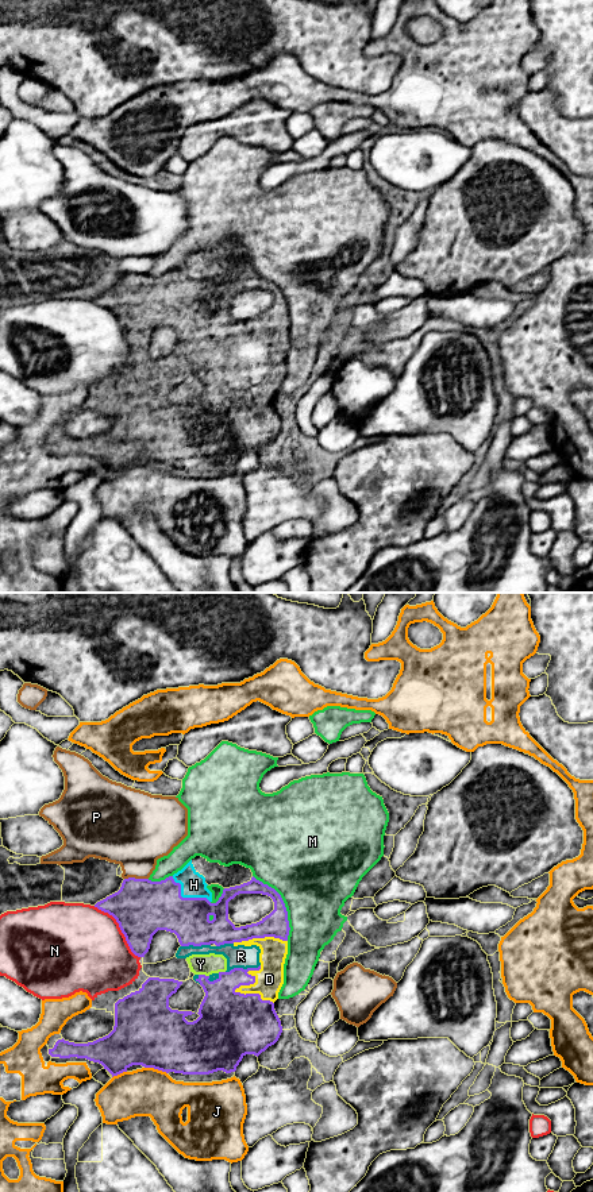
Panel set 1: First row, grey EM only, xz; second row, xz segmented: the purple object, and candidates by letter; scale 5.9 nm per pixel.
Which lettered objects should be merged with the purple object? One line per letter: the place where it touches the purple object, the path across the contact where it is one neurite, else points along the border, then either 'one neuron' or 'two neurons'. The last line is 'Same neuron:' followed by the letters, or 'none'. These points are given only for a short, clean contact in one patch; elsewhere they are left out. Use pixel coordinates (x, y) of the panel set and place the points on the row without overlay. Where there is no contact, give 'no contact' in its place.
D: meets purple in xz at (239, 388); one neuron
H: meets purple in xz at (185, 293); one neuron
J: meets purple in xz at (156, 463); two neurons
M: meets purple in xz at (284, 300); two neurons
N: meets purple in xz at (120, 324); two neurons
P: meets purple in xz at (134, 273); two neurons
R: meets purple in xz at (242, 363); one neuron
Y: meets purple in xz at (204, 370); one neuron
Same neuron: D, H, R, Y

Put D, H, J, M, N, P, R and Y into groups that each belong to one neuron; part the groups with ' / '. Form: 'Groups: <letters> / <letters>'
Groups: D H R Y / J / M / N / P

